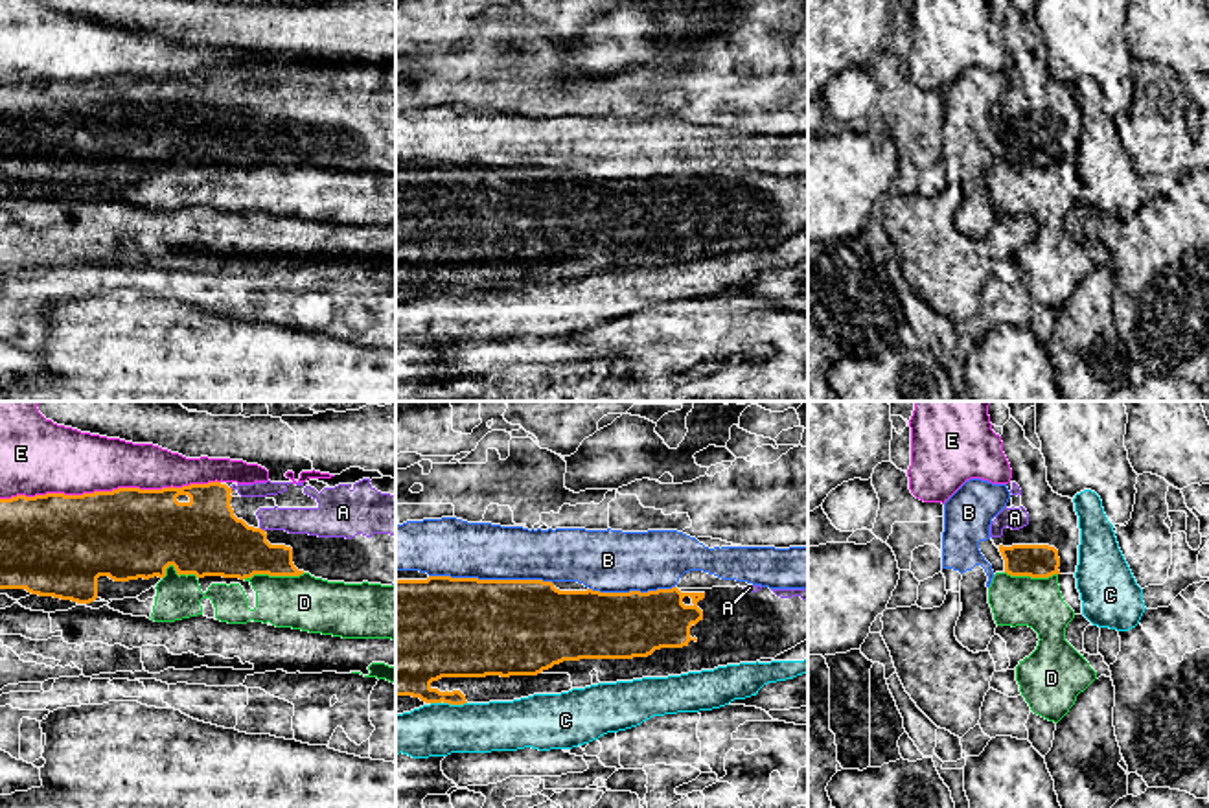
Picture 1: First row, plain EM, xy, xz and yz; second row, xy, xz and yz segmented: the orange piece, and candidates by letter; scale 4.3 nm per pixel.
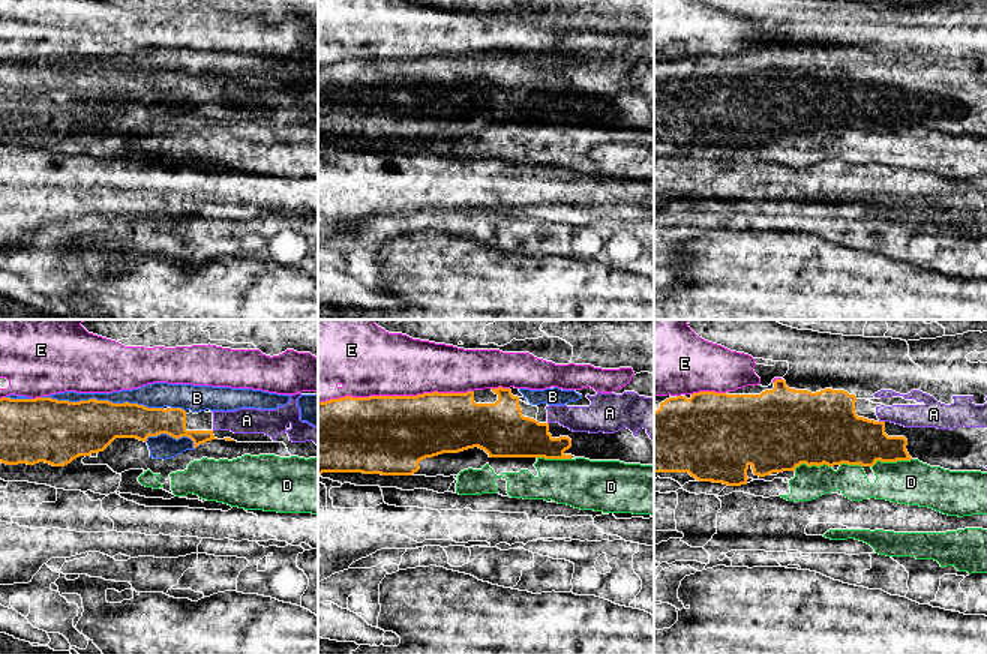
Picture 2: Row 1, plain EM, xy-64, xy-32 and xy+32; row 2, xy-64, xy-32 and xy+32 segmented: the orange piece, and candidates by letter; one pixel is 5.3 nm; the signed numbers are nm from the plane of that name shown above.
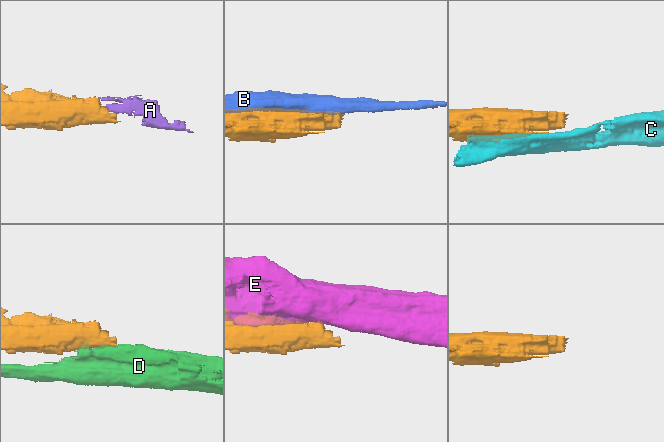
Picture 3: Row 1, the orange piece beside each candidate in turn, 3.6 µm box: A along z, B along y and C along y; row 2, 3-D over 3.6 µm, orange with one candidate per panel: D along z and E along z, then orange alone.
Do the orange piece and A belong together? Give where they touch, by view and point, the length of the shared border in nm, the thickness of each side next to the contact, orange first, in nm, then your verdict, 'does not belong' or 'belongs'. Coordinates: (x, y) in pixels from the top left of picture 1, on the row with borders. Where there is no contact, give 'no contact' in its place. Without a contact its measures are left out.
meets orange in xy at (260, 529); contact 30 nm long; 320 nm thick on the orange side, 130 nm on the other; belongs

